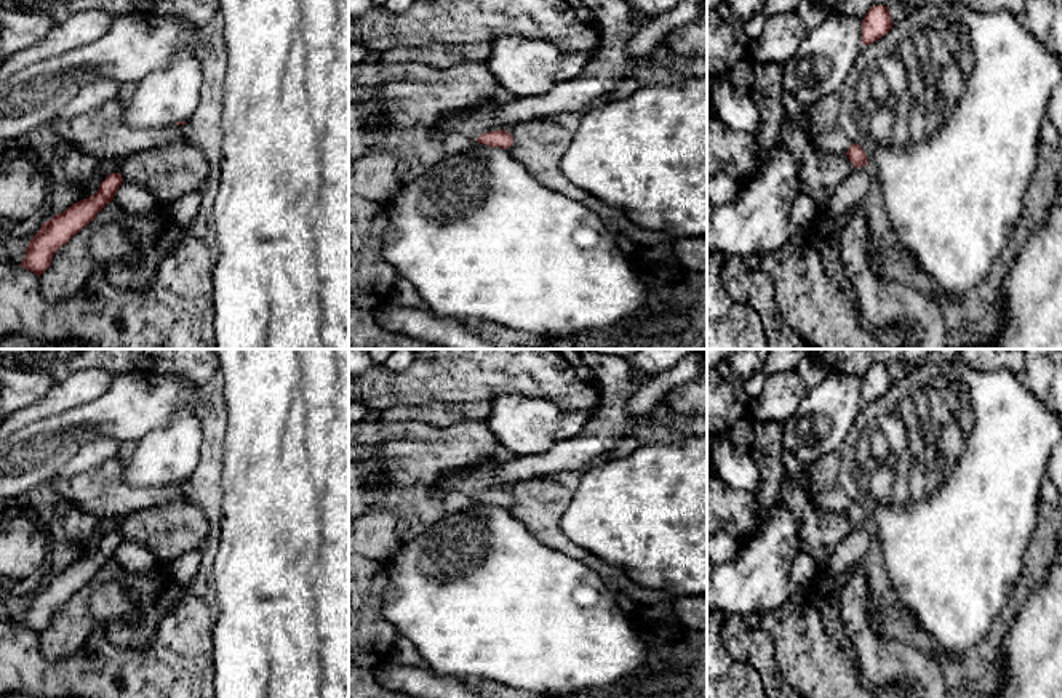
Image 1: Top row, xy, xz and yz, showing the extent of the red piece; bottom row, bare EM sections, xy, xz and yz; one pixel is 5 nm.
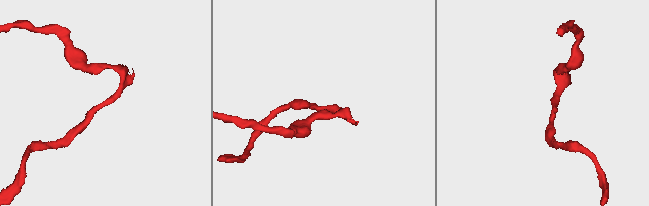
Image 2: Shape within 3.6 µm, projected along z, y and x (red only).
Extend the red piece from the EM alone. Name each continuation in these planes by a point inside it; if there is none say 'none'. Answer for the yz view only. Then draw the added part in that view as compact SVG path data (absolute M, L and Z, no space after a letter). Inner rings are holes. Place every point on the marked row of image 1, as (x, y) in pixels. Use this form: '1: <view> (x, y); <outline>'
1: yz (824, 130); M830 94L814 102L803 118L808 123L808 136L817 149L846 155L852 141L841 128L838 112L840 99Z

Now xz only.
1: xz (611, 68); M627 0L582 2L597 18L603 40L577 77L568 78L539 96L517 96L507 104L491 102L454 112L441 118L437 128L445 134L461 133L478 139L483 133L521 122L579 112L593 102L601 102L611 91L630 82L637 82L643 88L707 77L707 56L675 54L669 48L667 37L646 58L630 58L629 40L653 19L640 19Z

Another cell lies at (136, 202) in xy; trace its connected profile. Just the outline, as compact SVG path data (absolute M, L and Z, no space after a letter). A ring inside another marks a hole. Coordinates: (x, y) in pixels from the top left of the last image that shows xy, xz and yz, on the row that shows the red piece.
M122 183L114 200L131 219L144 218L162 210L155 197L138 183Z

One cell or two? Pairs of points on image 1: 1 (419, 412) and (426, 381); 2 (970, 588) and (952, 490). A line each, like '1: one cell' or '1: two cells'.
1: two cells
2: one cell

